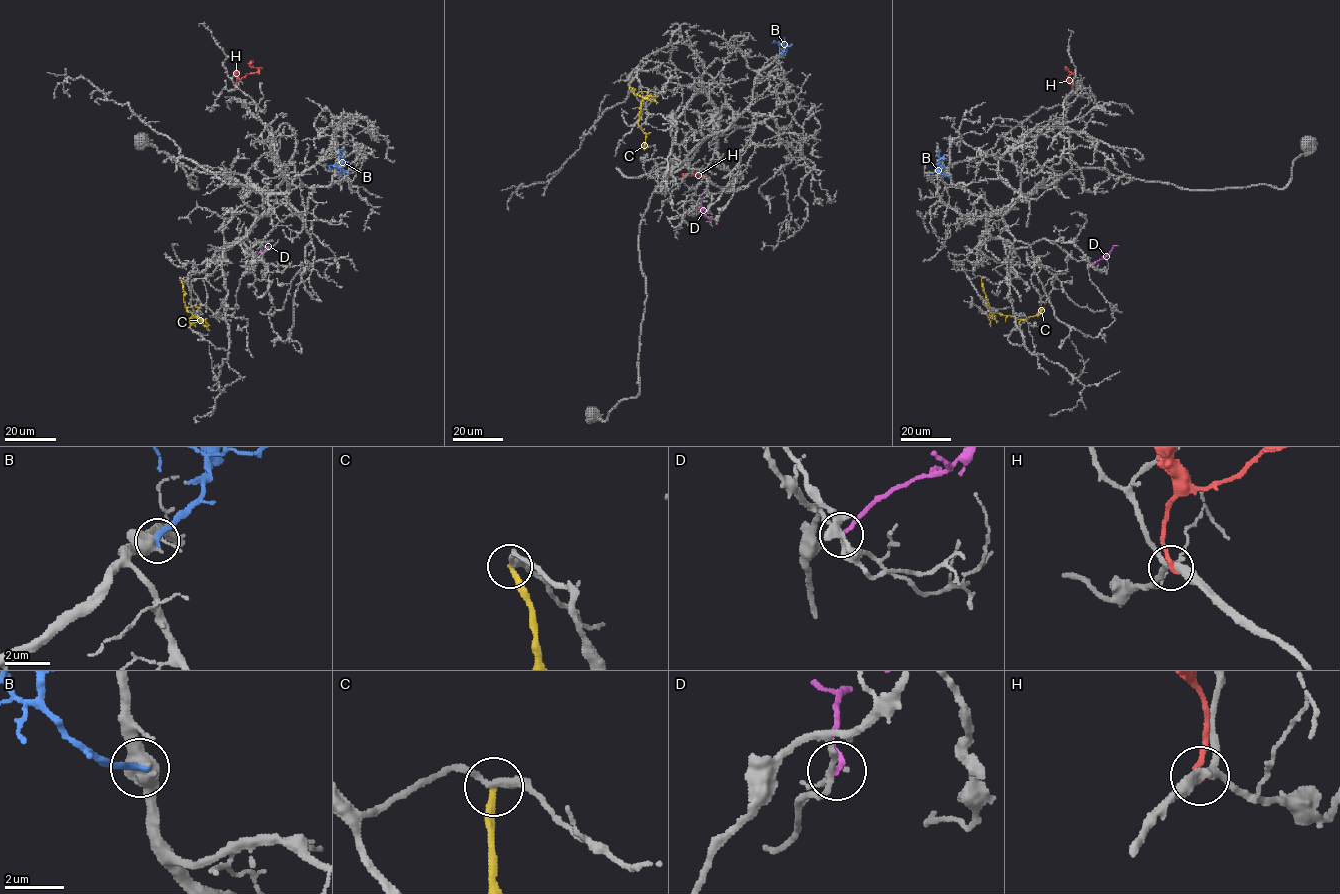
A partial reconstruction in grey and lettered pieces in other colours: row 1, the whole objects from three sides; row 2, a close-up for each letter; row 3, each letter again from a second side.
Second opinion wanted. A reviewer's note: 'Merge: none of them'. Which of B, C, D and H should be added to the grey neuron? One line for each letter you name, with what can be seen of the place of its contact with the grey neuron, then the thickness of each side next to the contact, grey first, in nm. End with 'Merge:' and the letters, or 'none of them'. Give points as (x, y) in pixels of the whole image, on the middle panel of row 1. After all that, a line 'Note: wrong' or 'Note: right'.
Merge: none of them
Note: right

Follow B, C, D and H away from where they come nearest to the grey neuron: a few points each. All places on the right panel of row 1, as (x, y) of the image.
B: (950, 177), (942, 171), (937, 155), (940, 149)
C: (982, 277), (983, 292), (992, 312), (1026, 319), (1043, 307)
D: (1092, 266), (1118, 245)
H: (1071, 92), (1067, 78), (1071, 72), (1065, 67)

